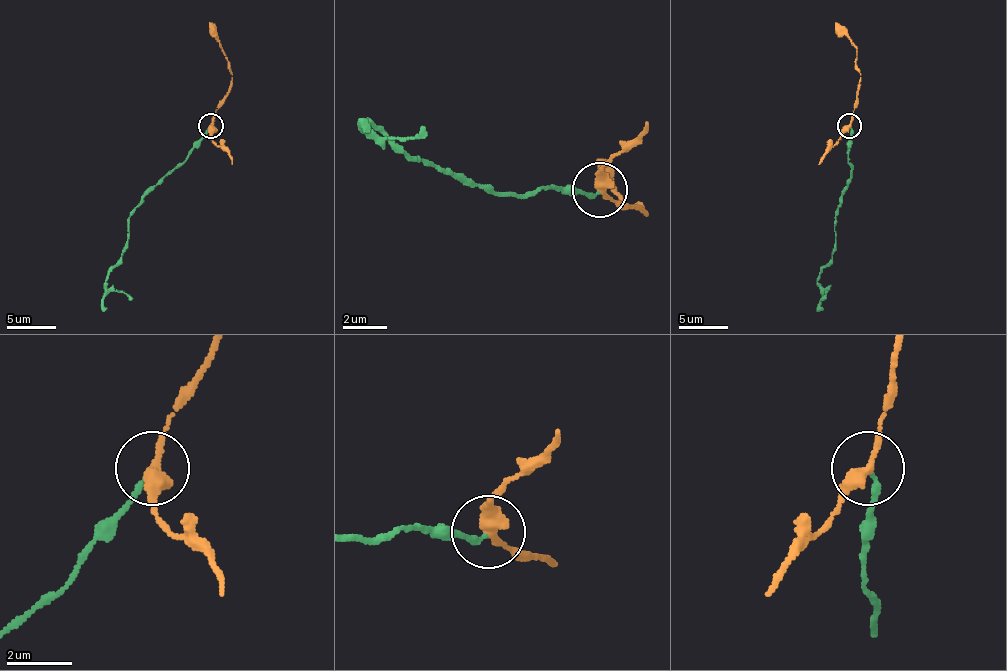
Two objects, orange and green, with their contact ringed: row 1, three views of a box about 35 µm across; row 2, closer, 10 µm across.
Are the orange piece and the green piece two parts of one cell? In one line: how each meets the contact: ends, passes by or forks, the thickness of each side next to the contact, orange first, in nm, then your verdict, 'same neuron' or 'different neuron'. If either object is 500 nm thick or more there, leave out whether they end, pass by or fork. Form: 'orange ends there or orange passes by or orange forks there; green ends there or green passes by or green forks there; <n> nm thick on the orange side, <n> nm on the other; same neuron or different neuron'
orange passes by; green ends there; 360 nm thick on the orange side, 160 nm on the other; different neuron

